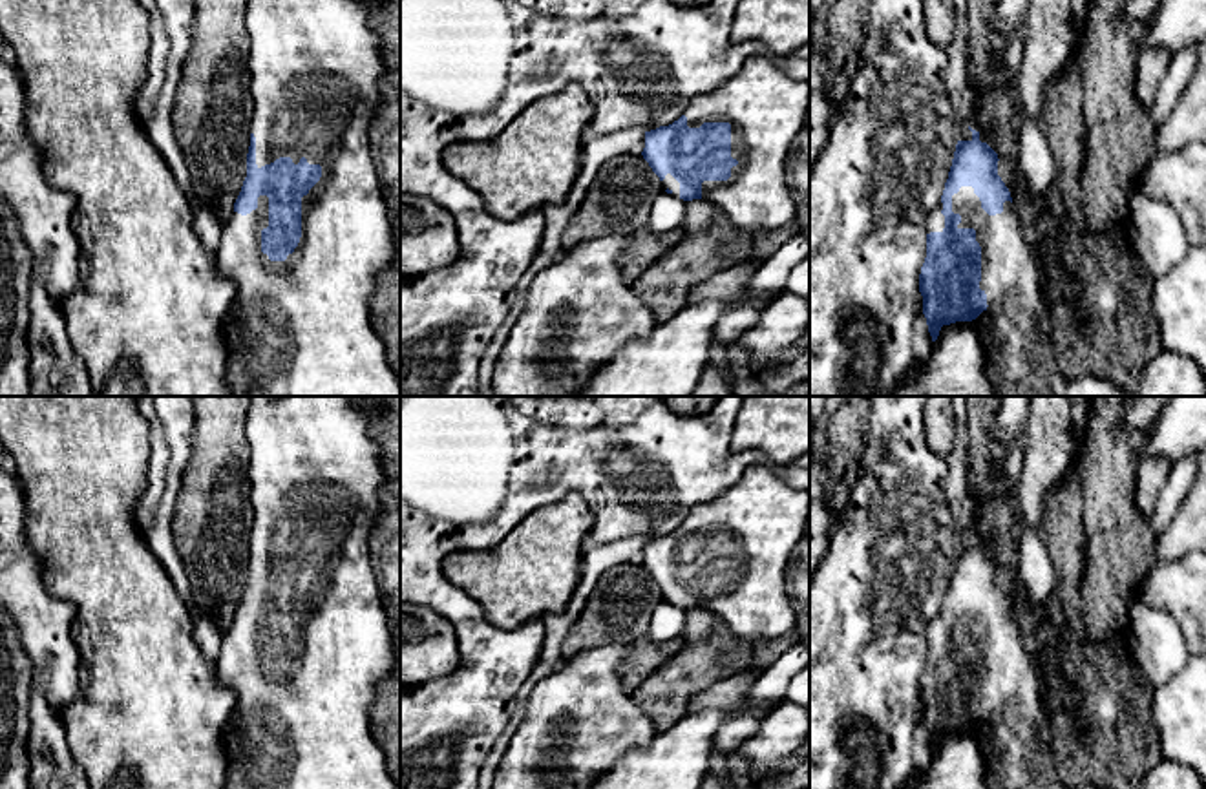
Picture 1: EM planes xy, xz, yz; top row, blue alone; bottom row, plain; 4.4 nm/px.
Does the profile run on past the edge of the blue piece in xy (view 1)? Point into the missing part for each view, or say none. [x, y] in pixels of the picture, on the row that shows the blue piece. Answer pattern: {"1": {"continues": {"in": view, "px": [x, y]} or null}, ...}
{"1": {"continues": {"in": "xy", "px": [300, 327]}}}

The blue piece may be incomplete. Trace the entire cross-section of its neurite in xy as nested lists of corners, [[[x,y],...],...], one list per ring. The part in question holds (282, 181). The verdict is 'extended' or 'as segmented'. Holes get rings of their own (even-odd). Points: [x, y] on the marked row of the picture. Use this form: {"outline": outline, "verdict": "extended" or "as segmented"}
{"outline": [[[249,0],[247,29],[250,37],[250,95],[254,113],[250,122],[250,146],[247,153],[247,177],[234,203],[234,212],[221,225],[217,248],[219,270],[236,283],[232,310],[223,323],[228,345],[227,382],[236,396],[400,396],[397,378],[382,338],[373,327],[373,290],[382,274],[387,272],[393,254],[393,216],[382,194],[369,142],[373,110],[382,100],[380,82],[386,71],[382,38],[375,13],[376,0]]], "verdict": "extended"}

